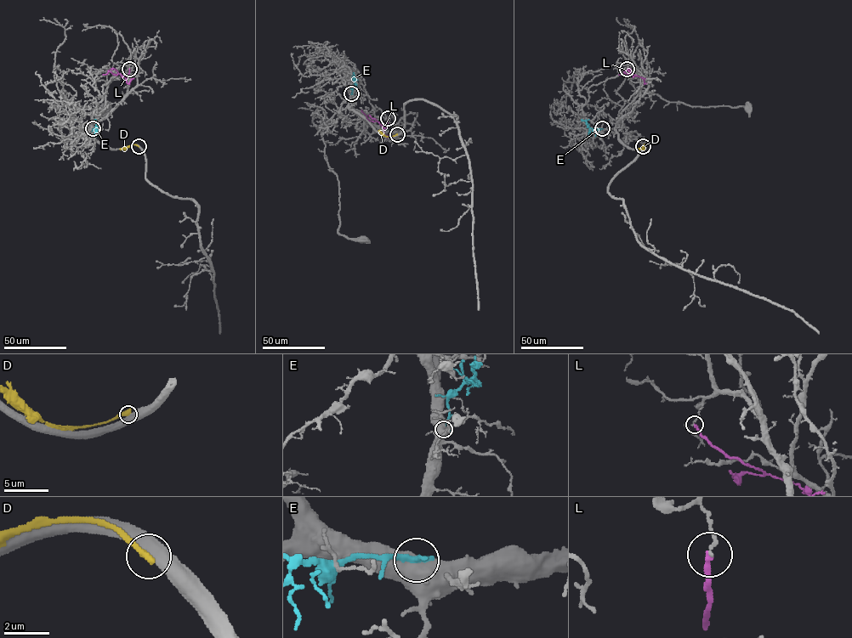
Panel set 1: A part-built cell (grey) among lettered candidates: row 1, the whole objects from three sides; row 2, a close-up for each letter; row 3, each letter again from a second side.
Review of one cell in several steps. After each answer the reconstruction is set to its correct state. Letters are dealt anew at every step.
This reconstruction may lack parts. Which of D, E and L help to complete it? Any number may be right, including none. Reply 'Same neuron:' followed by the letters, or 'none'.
Same neuron: none

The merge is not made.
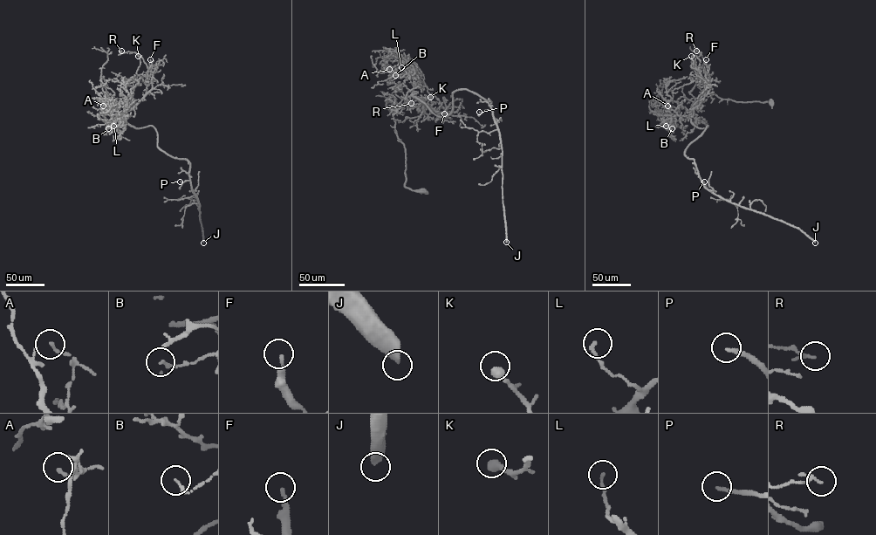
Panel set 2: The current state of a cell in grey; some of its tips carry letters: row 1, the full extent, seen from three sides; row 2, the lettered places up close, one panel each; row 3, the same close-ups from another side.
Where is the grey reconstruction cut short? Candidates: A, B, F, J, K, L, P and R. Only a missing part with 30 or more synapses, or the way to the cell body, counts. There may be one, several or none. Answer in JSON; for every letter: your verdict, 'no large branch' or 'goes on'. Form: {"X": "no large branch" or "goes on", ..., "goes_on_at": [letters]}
{"A": "no large branch", "B": "no large branch", "F": "no large branch", "J": "goes on", "K": "no large branch", "L": "no large branch", "P": "goes on", "R": "no large branch", "goes_on_at": ["J", "P"]}

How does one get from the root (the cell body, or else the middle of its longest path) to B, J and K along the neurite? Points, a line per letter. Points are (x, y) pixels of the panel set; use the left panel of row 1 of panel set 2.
B: (133, 103), (117, 102), (109, 99), (108, 93), (105, 92), (112, 107), (124, 115), (121, 124), (108, 128)
J: (133, 103), (117, 102), (105, 92), (126, 122), (138, 128), (152, 126), (157, 147), (188, 162), (203, 243)
K: (133, 103), (117, 102), (105, 92), (122, 114), (141, 77), (136, 72), (138, 56)

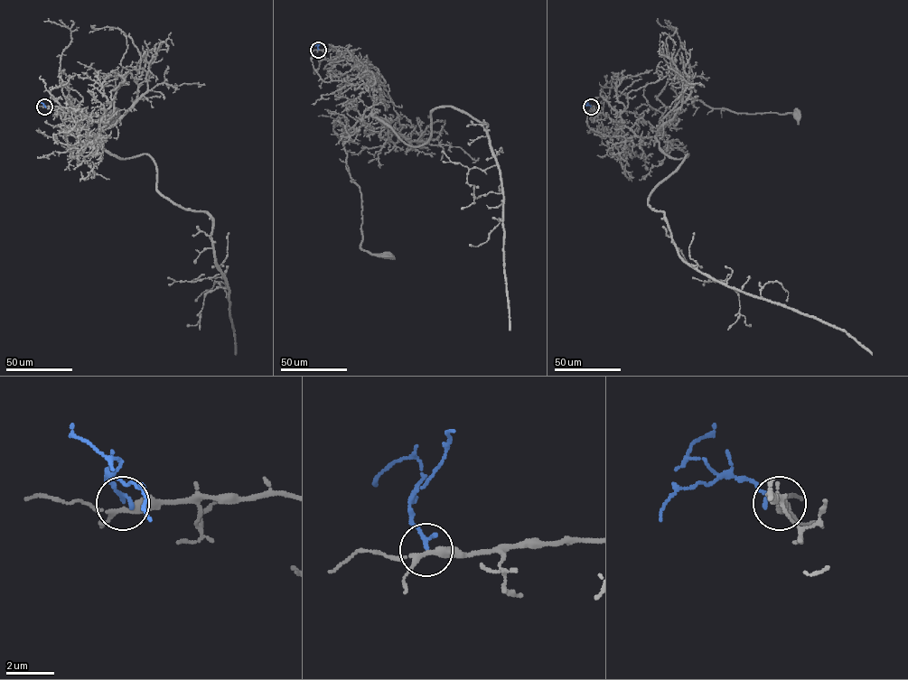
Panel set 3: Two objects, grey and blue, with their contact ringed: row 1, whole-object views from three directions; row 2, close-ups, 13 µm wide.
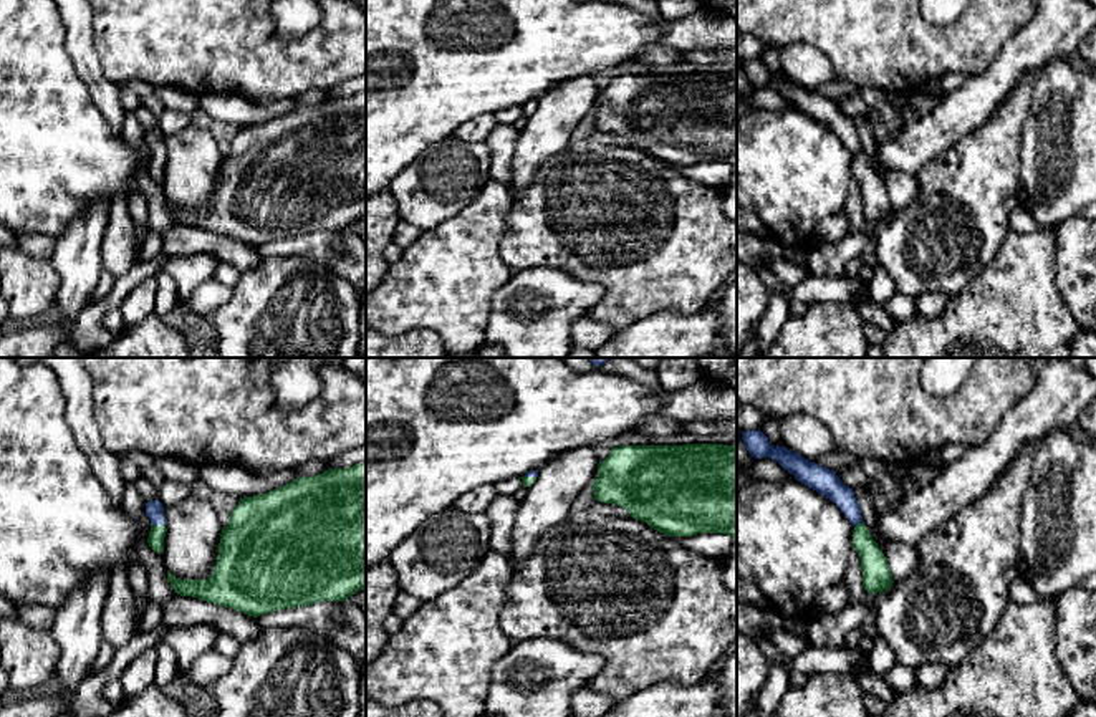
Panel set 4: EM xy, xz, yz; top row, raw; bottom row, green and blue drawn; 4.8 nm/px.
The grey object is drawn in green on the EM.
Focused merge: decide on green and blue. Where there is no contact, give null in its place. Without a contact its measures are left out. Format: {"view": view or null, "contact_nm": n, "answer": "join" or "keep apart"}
{"view": "xy", "contact_nm": 70, "answer": "join"}

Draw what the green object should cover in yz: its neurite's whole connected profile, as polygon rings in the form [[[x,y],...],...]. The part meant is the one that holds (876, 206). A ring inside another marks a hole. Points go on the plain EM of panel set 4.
[[[760,58],[742,61],[742,70],[752,86],[776,89],[798,111],[829,128],[849,147],[854,156],[853,179],[859,182],[863,215],[869,224],[882,222],[892,215],[894,209],[889,192],[863,151],[854,121],[839,109],[834,99],[810,91],[783,75],[775,78]]]

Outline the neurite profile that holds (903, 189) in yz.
[[[854,116],[853,121],[859,132],[861,146],[869,159],[869,164],[882,179],[889,192],[894,212],[912,205],[919,195],[919,184],[916,174],[904,174],[897,171],[882,169],[876,159],[877,142],[872,132],[872,124],[869,123],[868,116]]]

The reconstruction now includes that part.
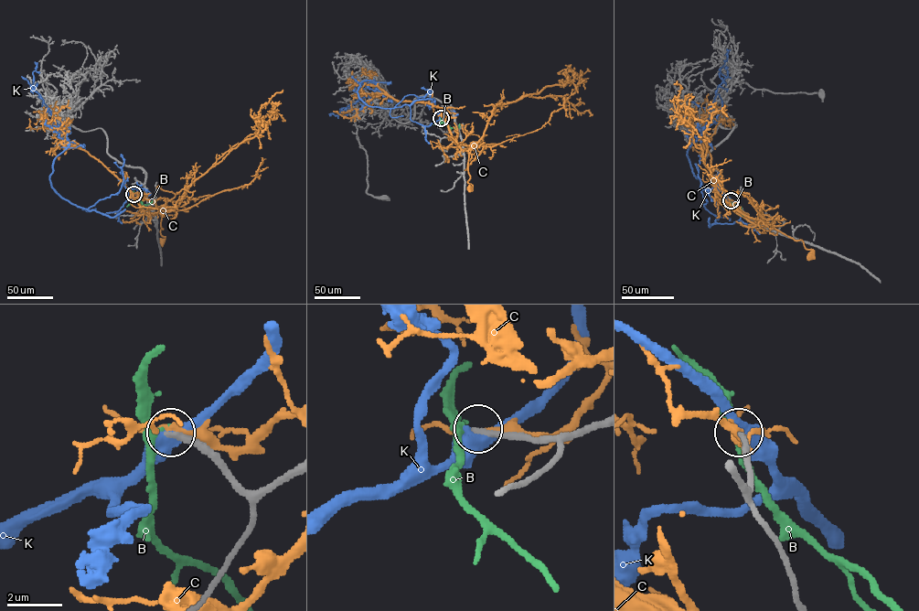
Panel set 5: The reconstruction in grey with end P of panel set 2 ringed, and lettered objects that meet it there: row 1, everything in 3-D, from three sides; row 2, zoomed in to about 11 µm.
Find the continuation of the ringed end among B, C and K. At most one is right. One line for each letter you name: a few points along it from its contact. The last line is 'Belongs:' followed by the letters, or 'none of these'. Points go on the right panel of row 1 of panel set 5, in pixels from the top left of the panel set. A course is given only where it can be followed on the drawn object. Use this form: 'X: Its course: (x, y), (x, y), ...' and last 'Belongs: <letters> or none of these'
Belongs: none of these

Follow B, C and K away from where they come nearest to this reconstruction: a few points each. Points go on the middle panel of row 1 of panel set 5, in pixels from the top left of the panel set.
B: (441, 118), (450, 127), (458, 127), (459, 123)
C: (442, 118), (446, 116), (443, 117), (454, 141), (468, 152), (470, 178), (467, 182), (472, 189), (469, 187)
K: (442, 118), (426, 126), (411, 121), (408, 105), (368, 106), (357, 91), (372, 80), (373, 92), (342, 115)

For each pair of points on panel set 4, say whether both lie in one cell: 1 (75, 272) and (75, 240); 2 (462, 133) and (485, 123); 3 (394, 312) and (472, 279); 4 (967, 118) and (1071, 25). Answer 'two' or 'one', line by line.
1: one
2: one
3: one
4: one

